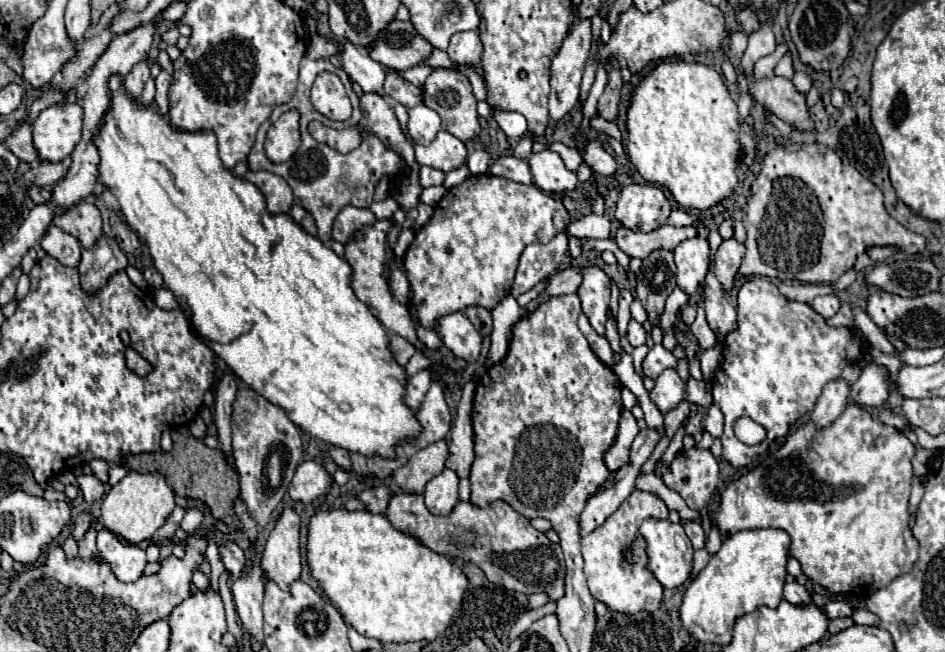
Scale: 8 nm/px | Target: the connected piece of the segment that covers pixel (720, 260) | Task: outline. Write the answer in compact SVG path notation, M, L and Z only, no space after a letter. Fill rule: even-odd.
M726 239L718 247L716 253L716 277L722 283L724 291L730 291L734 287L734 279L740 267L740 261L744 257L744 245L738 243L736 239Z

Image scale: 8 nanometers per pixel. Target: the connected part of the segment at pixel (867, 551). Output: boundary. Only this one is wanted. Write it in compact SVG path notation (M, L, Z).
M850 403L846 407L846 411L830 425L824 429L818 429L812 421L802 423L796 431L792 431L788 435L788 439L784 441L782 447L778 447L776 451L772 451L760 465L756 465L752 471L748 471L746 475L742 475L740 479L732 481L726 491L722 493L722 501L720 507L716 511L716 519L714 523L720 529L720 535L726 537L730 531L746 531L746 529L756 529L756 527L774 527L774 529L782 529L790 535L790 543L792 543L792 557L796 557L800 561L802 573L812 581L812 585L820 585L832 593L852 593L858 597L866 597L882 587L886 587L892 579L910 573L912 565L918 559L918 541L912 535L912 529L908 525L910 521L910 511L908 511L908 499L910 499L910 481L912 481L912 457L914 457L916 449L914 445L908 441L908 437L890 425L880 423L866 407L862 405L854 405Z

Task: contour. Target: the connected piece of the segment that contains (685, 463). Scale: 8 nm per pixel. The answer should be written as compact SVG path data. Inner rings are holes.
M684 449L670 463L664 485L686 501L690 509L702 509L714 495L718 485L718 461L710 449Z

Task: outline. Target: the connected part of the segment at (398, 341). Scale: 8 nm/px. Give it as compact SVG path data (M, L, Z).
M390 335L390 343L392 343L392 353L396 357L396 361L400 365L406 365L408 359L414 355L414 345L410 345L410 341L406 341L404 337L398 337L398 335Z

